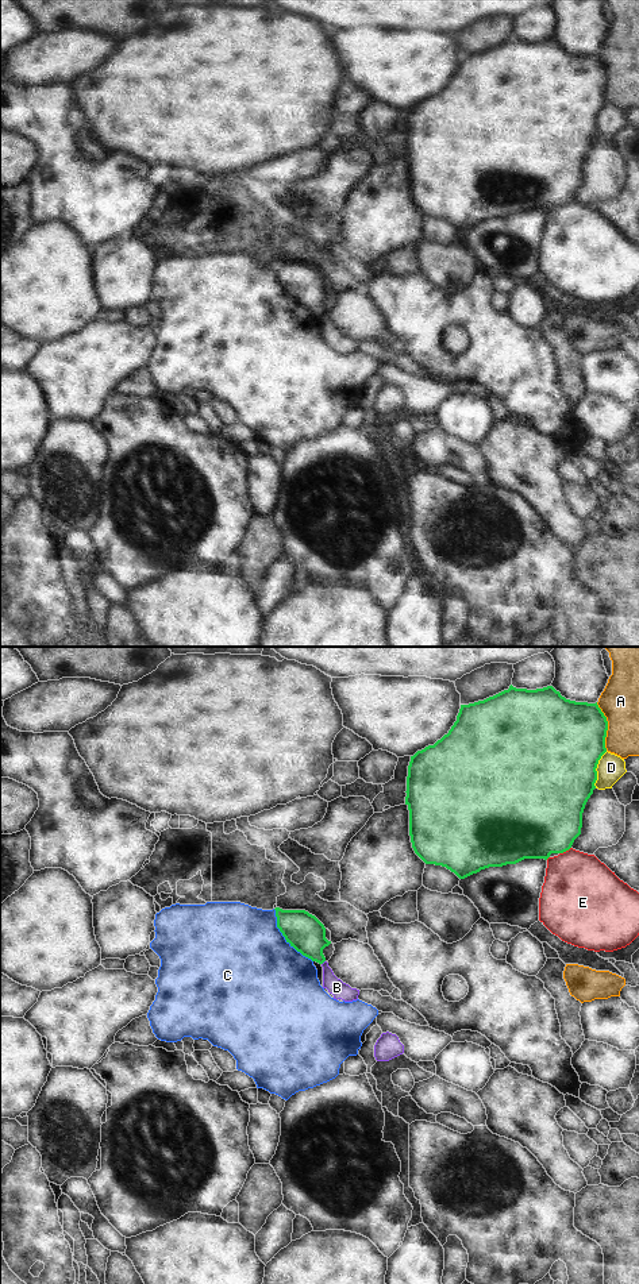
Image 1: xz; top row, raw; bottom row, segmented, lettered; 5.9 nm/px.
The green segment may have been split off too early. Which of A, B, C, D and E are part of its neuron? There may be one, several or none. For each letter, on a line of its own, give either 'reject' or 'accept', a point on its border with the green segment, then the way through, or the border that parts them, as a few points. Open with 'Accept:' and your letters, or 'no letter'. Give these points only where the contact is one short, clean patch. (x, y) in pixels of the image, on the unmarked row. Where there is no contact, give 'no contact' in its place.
Accept: no letter
A: reject | xz (607, 78)
B: reject | xz (323, 313) | along xz (324, 312), (322, 316)
C: reject | xz (284, 288)
D: reject | xz (595, 122)
E: reject | xz (565, 203)

